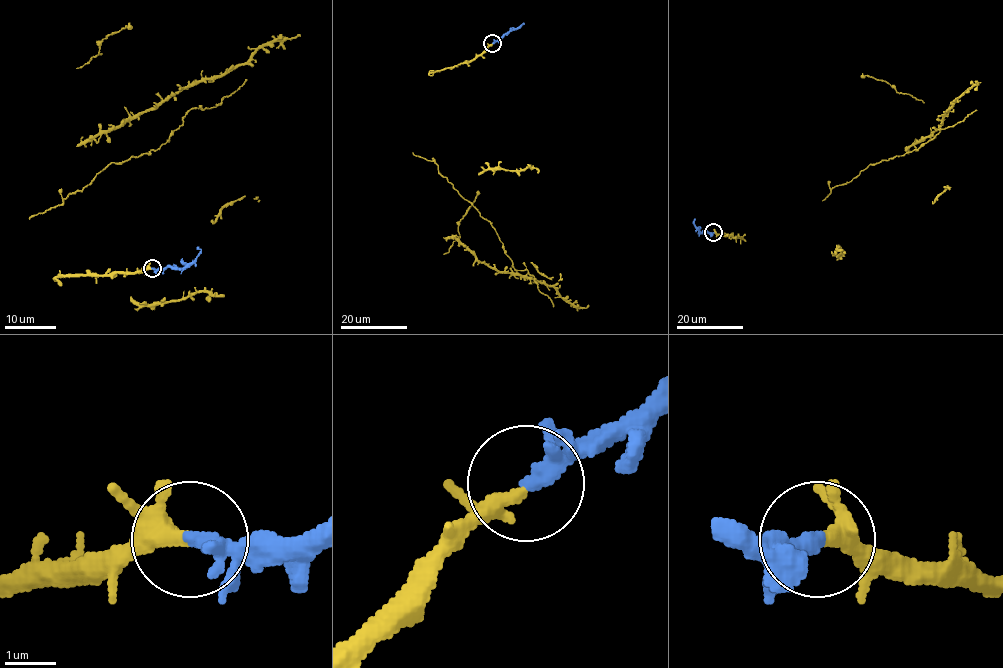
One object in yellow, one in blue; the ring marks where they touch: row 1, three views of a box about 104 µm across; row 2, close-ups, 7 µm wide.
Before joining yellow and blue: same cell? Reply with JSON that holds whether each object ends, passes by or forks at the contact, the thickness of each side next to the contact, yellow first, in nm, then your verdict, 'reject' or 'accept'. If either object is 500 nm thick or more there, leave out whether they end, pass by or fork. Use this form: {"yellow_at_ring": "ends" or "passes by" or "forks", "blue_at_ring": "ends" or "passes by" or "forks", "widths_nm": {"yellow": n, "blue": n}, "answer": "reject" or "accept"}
{"yellow_at_ring": "forks", "blue_at_ring": "passes by", "widths_nm": {"yellow": 200, "blue": 240}, "answer": "accept"}

